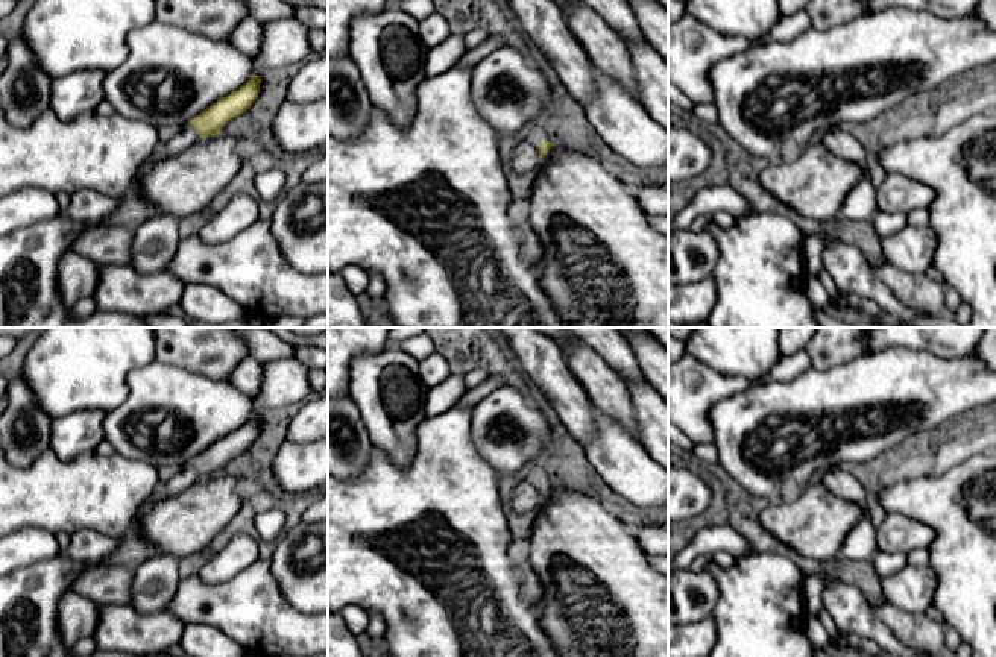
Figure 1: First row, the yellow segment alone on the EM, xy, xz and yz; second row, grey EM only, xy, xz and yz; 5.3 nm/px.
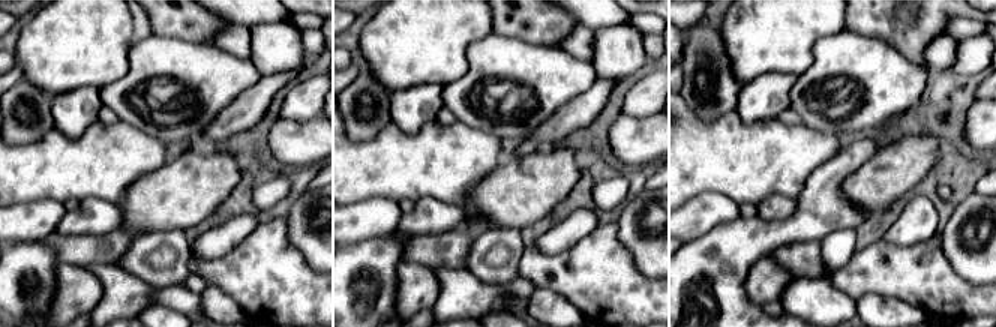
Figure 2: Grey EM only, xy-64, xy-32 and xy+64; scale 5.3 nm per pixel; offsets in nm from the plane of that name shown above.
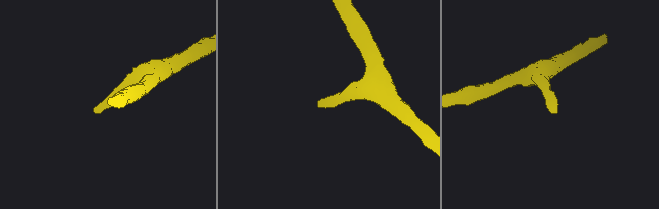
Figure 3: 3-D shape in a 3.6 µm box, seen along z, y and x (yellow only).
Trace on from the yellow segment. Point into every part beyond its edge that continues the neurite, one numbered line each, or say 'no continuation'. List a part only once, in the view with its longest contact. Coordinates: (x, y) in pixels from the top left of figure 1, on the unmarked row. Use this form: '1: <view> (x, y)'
1: xy (132, 550)

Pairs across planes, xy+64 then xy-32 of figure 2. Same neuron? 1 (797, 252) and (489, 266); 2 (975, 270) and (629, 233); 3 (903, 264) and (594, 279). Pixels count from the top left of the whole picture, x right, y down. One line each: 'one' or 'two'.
1: two
2: one
3: one

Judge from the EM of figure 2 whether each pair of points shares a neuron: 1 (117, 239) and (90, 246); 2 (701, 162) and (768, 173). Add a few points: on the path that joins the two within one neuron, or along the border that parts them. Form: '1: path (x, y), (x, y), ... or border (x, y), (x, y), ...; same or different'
1: path (111, 245), (96, 246); same
2: path (717, 162), (752, 162); same

